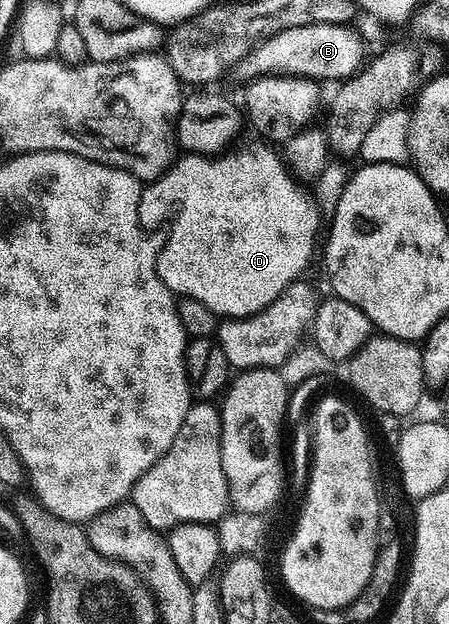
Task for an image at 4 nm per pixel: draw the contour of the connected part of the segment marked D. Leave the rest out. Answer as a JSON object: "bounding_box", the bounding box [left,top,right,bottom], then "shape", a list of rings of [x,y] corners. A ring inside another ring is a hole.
{"bounding_box":[138,144,320,319],"shape":[[[258,144],[262,145],[256,146],[255,149],[242,149],[239,153],[227,151],[221,155],[191,153],[179,156],[157,181],[151,181],[143,188],[142,198],[138,204],[138,218],[143,227],[160,224],[162,213],[166,213],[167,219],[170,220],[170,234],[167,235],[166,242],[158,249],[158,277],[170,288],[171,293],[178,297],[200,299],[200,303],[204,303],[204,307],[208,307],[222,319],[250,317],[253,313],[259,313],[268,303],[275,301],[293,281],[299,280],[305,274],[302,272],[305,271],[306,263],[314,251],[314,239],[318,235],[320,214],[313,205],[311,194],[307,190],[305,193],[302,190],[305,188],[291,177],[282,163],[281,156],[275,150],[273,153],[270,150],[273,148],[269,144]]]}

